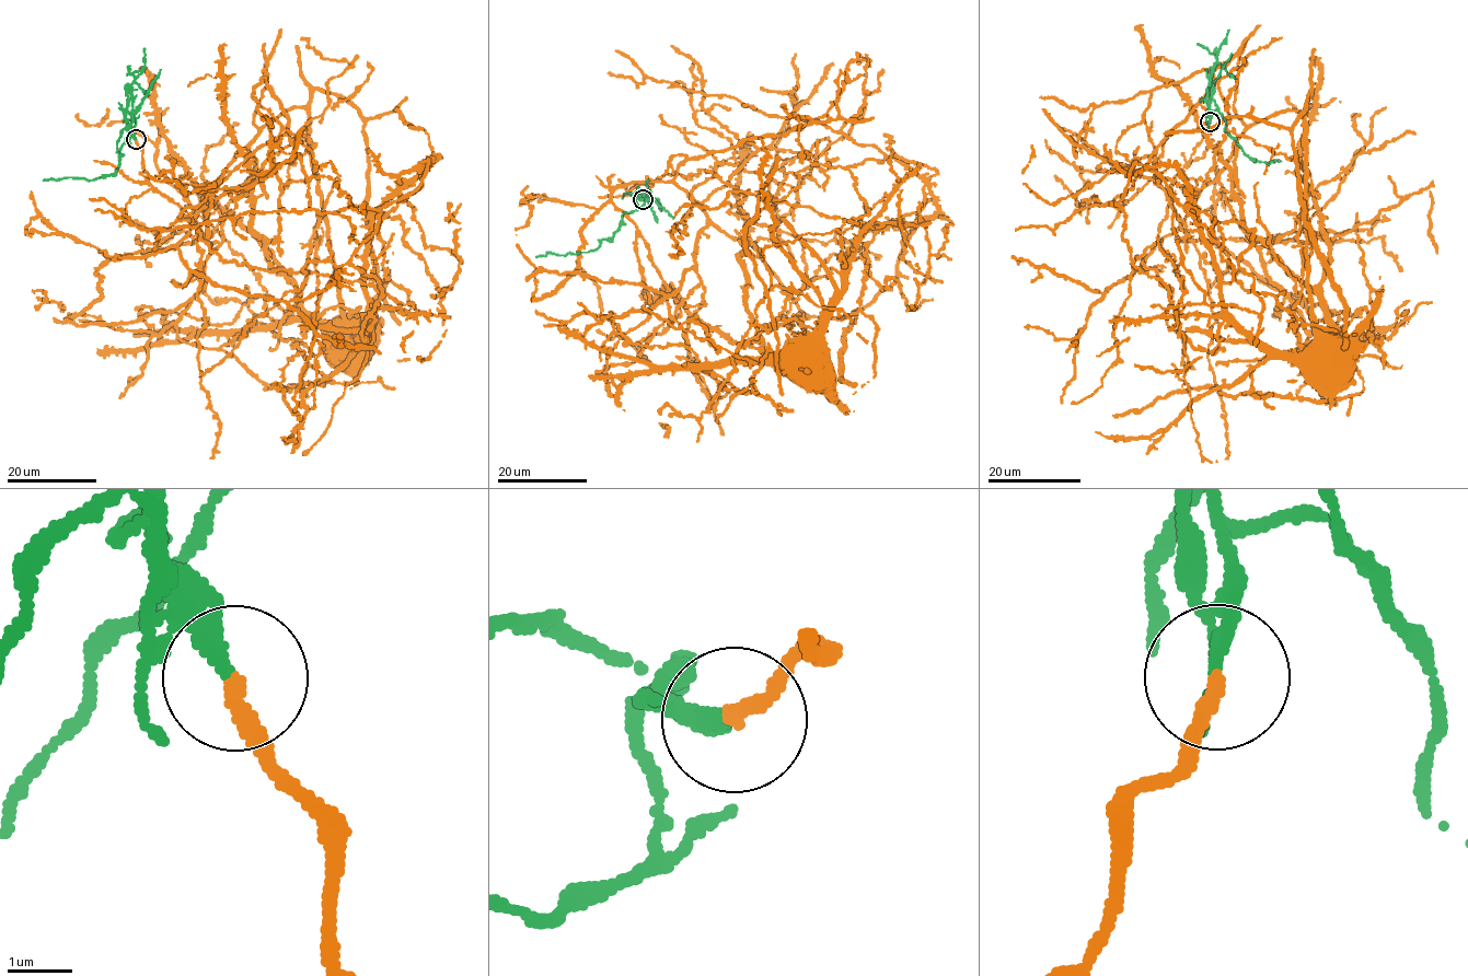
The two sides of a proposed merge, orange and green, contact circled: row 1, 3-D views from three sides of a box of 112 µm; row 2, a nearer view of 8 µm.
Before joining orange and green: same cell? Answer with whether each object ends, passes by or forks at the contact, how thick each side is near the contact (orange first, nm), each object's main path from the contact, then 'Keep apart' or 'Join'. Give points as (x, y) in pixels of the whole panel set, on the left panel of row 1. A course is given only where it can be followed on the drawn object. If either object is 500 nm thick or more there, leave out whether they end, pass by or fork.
At the ring orange ends. At the ring green ends. Thickness 240 nm (orange) against 280 nm. Course of orange: (135, 139), (147, 179), (222, 259), (384, 293), (363, 323), (369, 343), (369, 310), (372, 323), (346, 349). Course of green: (135, 139), (128, 129), (129, 135), (120, 149), (119, 166), (114, 174), (93, 179), (71, 177), (43, 179). Keep apart

